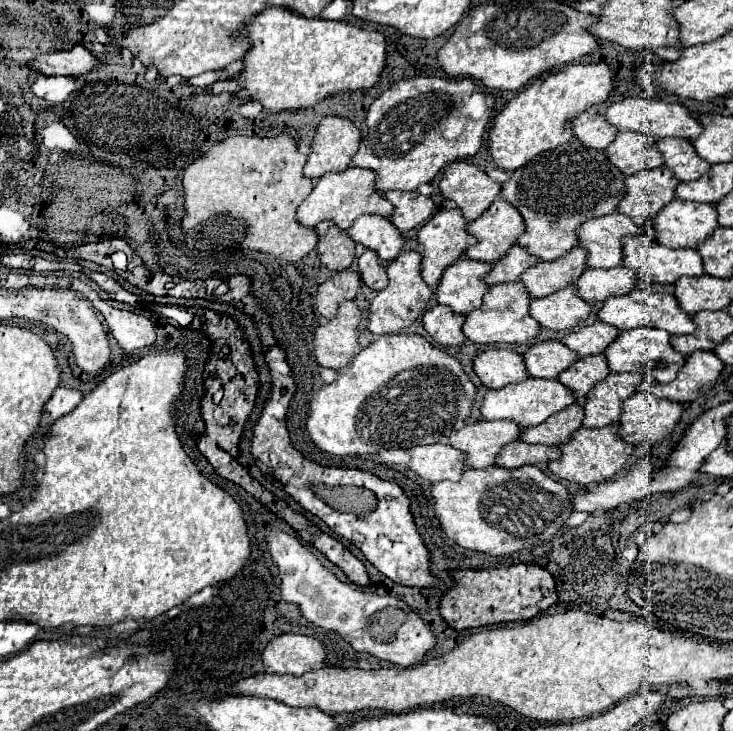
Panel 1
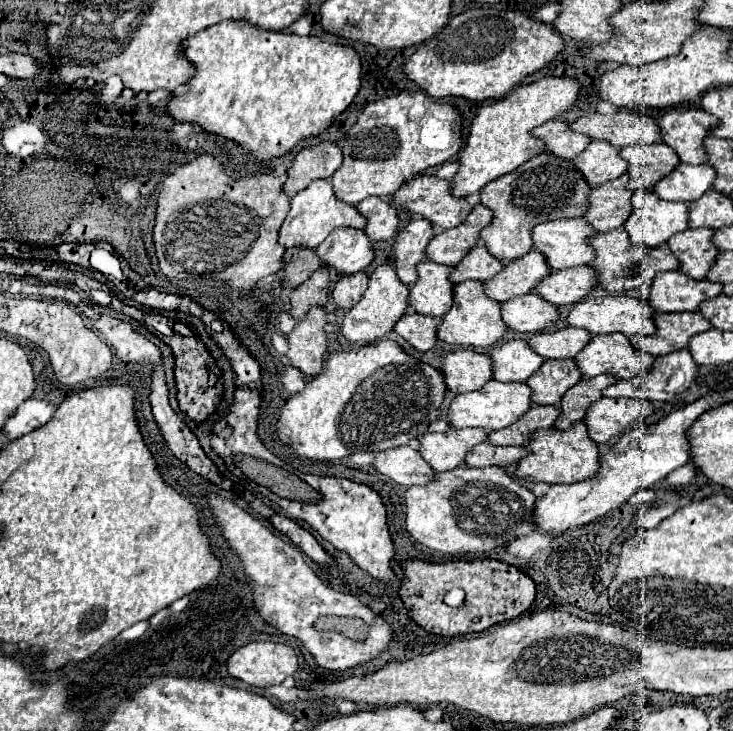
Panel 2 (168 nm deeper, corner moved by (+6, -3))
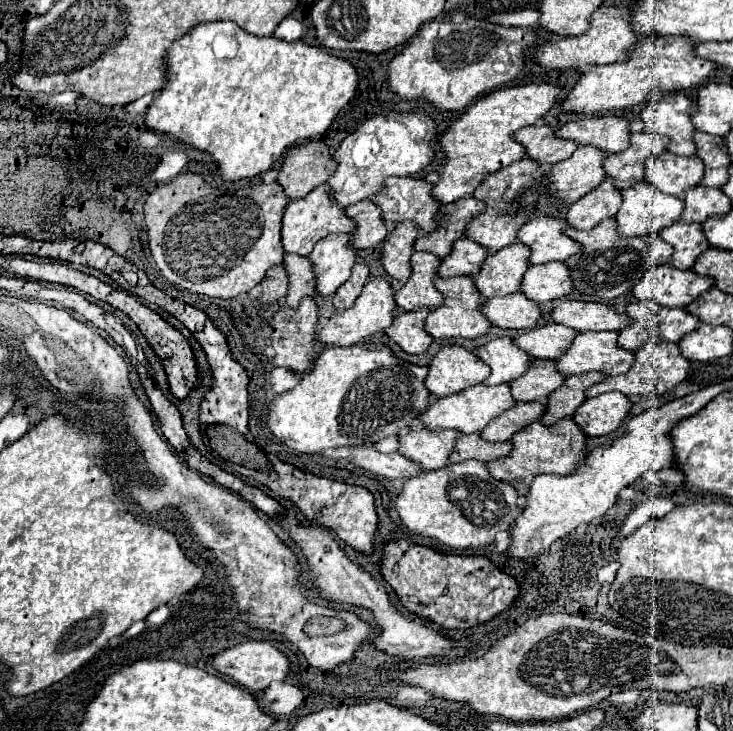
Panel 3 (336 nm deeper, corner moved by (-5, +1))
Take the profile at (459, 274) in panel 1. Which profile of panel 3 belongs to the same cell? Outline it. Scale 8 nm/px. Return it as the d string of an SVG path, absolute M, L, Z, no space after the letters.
M412 253L410 265L412 265L412 275L394 293L396 305L404 311L414 311L418 307L426 307L426 309L438 307L442 303L442 297L434 287L434 277L440 259L432 253Z

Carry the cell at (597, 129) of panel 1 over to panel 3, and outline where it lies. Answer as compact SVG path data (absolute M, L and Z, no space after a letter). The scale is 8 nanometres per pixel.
M532 125L526 129L518 129L512 135L526 149L526 157L536 161L538 165L554 165L570 157L578 145L574 141L556 139L554 129L546 125Z

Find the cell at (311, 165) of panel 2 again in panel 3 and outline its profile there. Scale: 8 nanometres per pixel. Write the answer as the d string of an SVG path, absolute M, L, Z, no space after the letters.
M322 141L302 143L288 149L276 181L288 199L302 199L314 187L326 183L334 169L336 163Z

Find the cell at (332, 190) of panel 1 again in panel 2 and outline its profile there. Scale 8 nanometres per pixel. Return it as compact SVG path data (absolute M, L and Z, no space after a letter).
M317 179L291 199L291 211L279 229L279 243L285 247L295 247L295 245L317 247L321 245L321 241L325 241L325 237L335 227L361 227L363 229L365 217L357 213L357 207L349 203L341 203L335 197L333 185L329 185L329 179Z

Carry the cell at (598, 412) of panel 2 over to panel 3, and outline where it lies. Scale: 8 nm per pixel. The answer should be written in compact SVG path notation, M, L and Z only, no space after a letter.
M612 391L594 399L586 399L572 415L572 421L576 421L576 425L586 437L600 437L616 431L628 411L628 397L618 391Z

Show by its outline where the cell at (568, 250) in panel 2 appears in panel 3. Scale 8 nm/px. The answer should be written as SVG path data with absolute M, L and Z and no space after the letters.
M536 217L518 229L516 239L530 249L530 265L550 261L566 261L580 251L580 245L570 239L564 229L568 223L558 217Z

